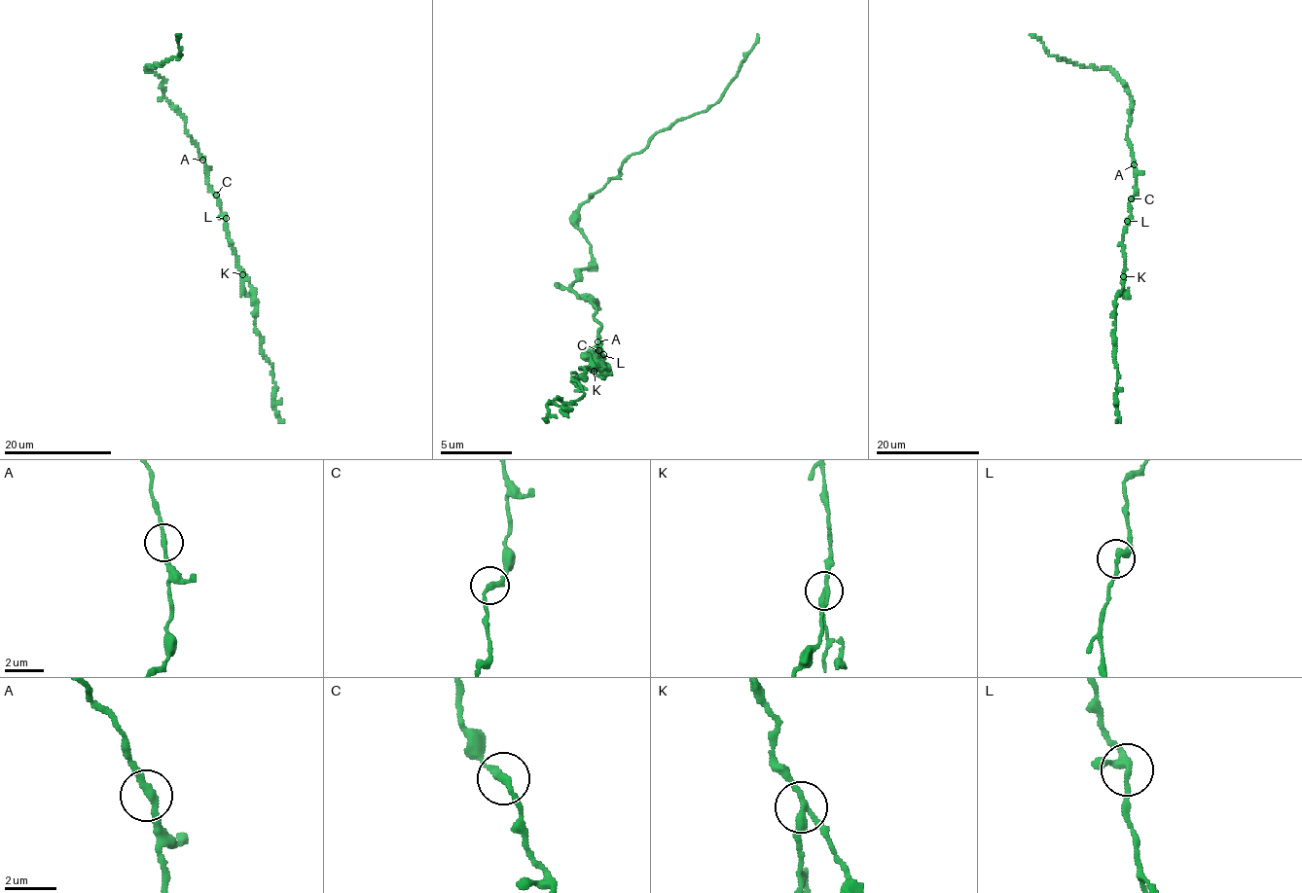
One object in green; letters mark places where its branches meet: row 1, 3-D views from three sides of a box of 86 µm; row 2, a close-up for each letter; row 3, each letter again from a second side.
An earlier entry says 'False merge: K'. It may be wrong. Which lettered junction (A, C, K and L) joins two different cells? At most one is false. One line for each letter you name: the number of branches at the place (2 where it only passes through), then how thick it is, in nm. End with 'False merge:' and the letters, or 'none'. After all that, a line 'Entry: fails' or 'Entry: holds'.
K: branches 3; calibre 200 nm
False merge: K
Entry: holds

